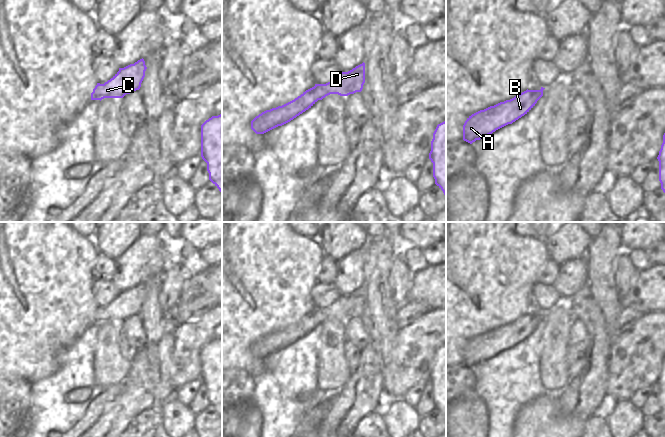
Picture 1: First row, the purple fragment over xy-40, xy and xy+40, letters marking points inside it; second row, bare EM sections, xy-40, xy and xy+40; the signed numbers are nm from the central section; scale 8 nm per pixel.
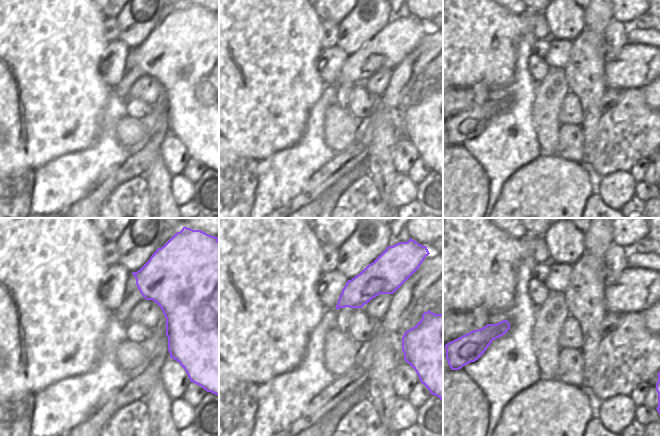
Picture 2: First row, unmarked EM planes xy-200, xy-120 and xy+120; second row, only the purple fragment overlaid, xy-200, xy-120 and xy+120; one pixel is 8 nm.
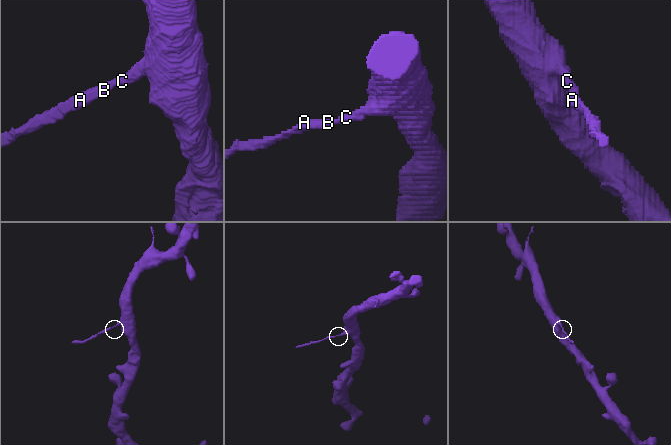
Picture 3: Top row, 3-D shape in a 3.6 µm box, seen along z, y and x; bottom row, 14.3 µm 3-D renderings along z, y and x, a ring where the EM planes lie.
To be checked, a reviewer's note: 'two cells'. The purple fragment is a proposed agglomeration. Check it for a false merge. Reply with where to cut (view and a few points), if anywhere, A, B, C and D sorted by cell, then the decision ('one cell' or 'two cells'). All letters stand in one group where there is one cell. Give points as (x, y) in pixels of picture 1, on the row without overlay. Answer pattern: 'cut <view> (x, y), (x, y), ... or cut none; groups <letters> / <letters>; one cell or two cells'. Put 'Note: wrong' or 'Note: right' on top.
Note: right
cut xy (314, 310), (321, 323); groups A B / C D; two cells

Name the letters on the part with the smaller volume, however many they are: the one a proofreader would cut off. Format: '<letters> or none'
A, B

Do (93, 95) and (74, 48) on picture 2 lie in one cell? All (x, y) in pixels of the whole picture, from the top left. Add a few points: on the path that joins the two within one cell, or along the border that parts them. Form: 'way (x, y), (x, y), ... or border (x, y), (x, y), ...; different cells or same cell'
way (81, 83), (74, 76), (74, 60); same cell

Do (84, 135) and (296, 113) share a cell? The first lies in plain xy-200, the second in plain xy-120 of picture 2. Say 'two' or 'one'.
one

